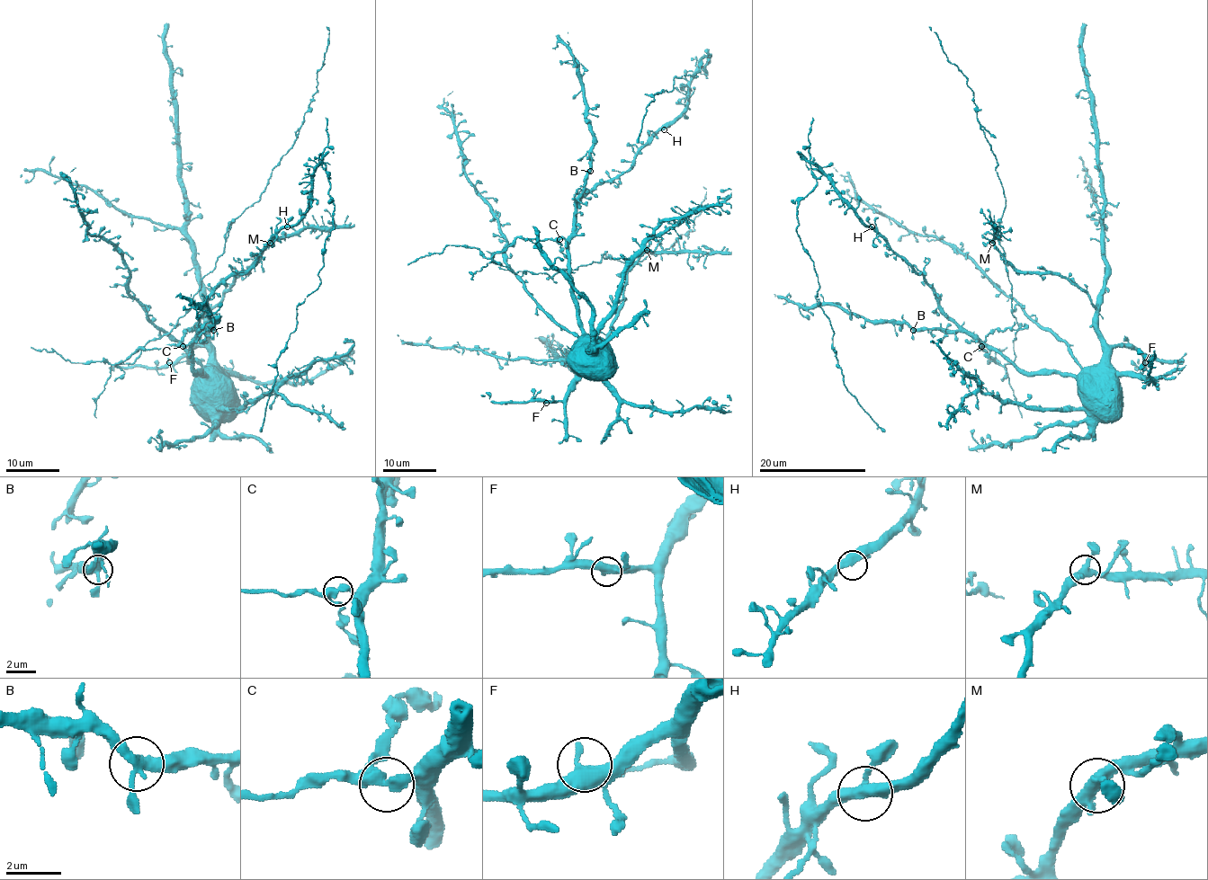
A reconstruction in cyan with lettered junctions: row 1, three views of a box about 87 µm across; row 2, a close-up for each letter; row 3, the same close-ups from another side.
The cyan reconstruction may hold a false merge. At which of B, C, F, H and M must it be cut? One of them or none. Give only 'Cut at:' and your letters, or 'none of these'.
Cut at: C

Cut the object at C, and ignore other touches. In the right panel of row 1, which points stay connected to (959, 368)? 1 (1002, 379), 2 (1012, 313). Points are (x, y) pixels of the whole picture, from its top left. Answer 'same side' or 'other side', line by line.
1: other side
2: same side

